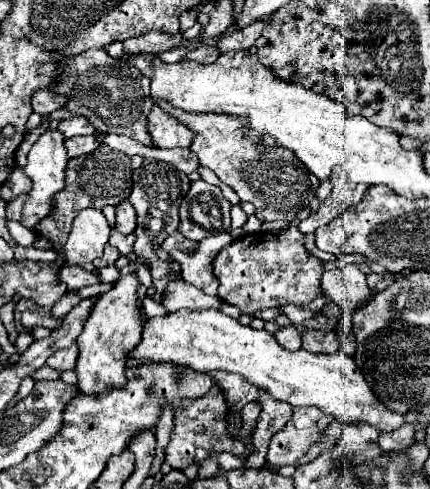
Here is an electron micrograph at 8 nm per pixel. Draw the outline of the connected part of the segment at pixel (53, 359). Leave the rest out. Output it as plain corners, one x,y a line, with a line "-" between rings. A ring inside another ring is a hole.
72,344
70,348
64,348
64,350
56,350
48,360
46,364
56,368
58,372
64,372
64,370
74,370
76,368
76,358
78,358
78,346

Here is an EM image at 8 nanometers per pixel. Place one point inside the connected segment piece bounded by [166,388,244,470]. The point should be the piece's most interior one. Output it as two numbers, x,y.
202,423

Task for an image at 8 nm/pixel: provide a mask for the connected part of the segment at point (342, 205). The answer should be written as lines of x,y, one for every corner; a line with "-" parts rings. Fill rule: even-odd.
332,176
330,182
332,182
330,196
324,202
320,202
318,210
312,212
312,216
308,220
302,220
298,224
298,230
302,234
314,232
318,226
328,224
338,214
342,214
346,208
358,204
358,200
362,200
362,196
364,196
364,190
354,190
354,184
342,184
342,182
338,182
338,176

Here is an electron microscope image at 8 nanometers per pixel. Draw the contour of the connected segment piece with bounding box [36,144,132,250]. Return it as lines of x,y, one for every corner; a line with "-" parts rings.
100,144
96,148
96,152
80,156
80,158
72,158
66,166
66,188
58,194
54,212
42,220
42,224
38,224
38,236
44,236
48,240
52,240
54,250
62,250
62,244
66,242
66,236
70,232
72,220
76,218
76,214
84,208
96,208
102,210
104,206
118,206
122,200
126,200
130,196
132,190
132,168
130,168
130,156
122,154
122,152
114,152
112,148
108,148
106,144

